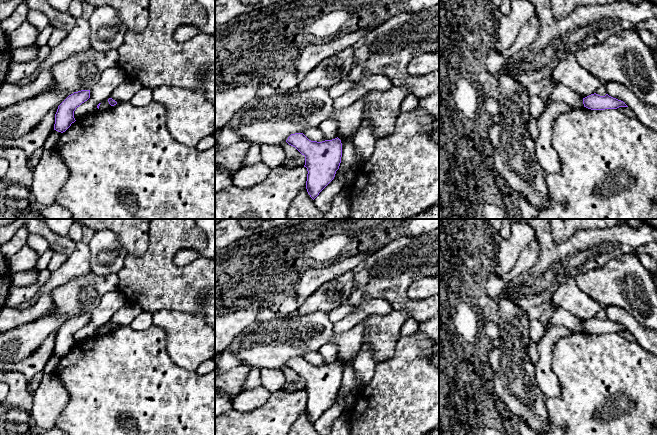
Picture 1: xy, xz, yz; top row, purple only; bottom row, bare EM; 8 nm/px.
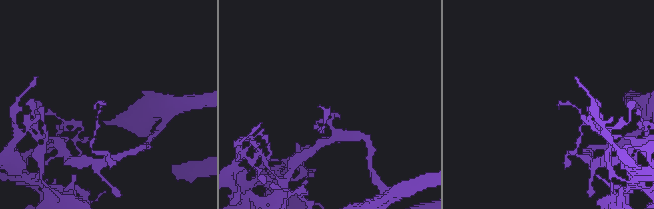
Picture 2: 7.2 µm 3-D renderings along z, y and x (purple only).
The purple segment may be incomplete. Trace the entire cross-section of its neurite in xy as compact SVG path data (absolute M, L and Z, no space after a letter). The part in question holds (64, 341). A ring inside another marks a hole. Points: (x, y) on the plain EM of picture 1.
M81 314L69 319L59 330L55 338L54 354L58 356L65 356L72 347L76 344L74 342L74 335L82 327L90 322L90 314Z

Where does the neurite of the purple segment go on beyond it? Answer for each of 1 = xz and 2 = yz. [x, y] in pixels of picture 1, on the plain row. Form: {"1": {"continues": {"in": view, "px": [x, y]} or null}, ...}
{"1": {"continues": null}, "2": {"continues": null}}

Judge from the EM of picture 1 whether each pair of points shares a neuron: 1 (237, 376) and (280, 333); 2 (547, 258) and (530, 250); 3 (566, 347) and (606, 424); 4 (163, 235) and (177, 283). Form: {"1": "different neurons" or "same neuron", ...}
{"1": "different neurons", "2": "different neurons", "3": "same neuron", "4": "same neuron"}

